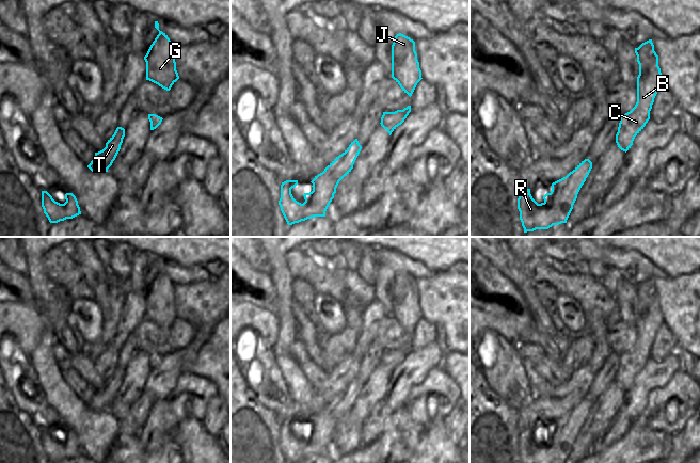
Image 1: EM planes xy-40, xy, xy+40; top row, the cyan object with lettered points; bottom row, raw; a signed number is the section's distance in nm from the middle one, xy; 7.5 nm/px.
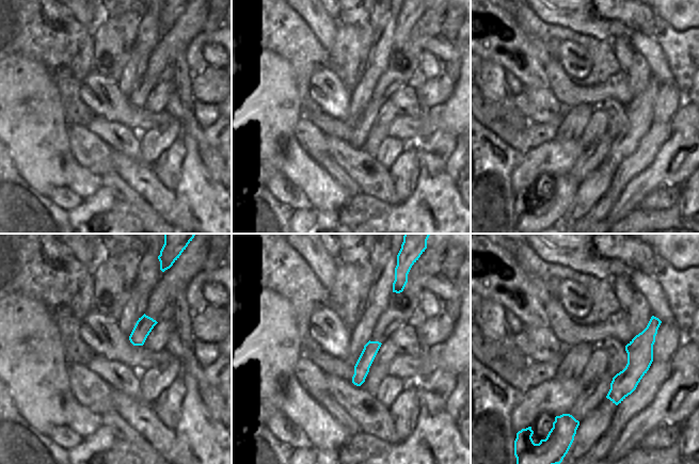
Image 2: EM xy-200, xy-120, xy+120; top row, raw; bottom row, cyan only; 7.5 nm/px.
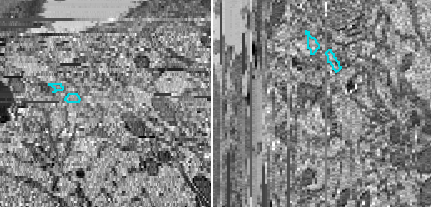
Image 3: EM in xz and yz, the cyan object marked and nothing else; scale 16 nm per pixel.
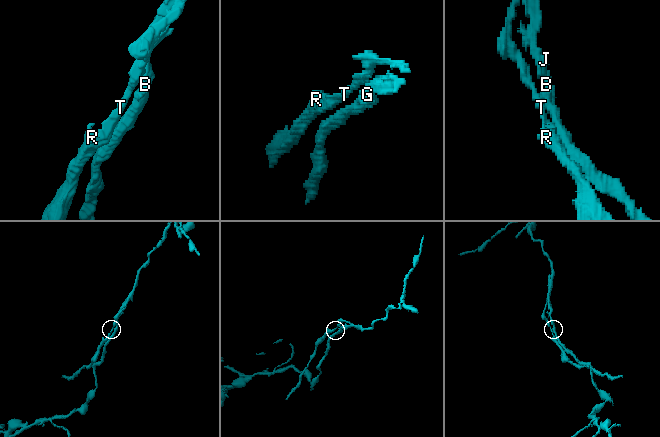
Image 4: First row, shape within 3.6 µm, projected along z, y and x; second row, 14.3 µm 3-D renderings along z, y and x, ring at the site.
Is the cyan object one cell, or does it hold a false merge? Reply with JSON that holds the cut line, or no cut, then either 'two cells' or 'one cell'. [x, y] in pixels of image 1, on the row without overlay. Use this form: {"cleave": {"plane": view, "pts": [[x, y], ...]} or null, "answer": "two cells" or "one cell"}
{"cleave": {"plane": "xy", "pts": [[323, 410], [329, 414], [331, 420], [340, 418]]}, "answer": "two cells"}

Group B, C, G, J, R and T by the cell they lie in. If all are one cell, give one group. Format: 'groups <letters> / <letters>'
groups B C G J T / R

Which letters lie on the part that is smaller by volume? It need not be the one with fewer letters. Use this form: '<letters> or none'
R

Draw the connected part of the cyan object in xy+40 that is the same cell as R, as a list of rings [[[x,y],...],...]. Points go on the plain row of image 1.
[[[566,415],[552,422],[552,430],[543,435],[544,441],[538,443],[530,433],[530,428],[520,432],[518,448],[522,463],[561,463],[573,448],[577,433],[586,420],[580,417],[574,421]]]

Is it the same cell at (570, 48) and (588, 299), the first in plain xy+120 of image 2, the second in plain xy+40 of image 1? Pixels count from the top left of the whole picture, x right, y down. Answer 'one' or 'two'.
two

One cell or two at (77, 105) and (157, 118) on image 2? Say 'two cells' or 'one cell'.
two cells

